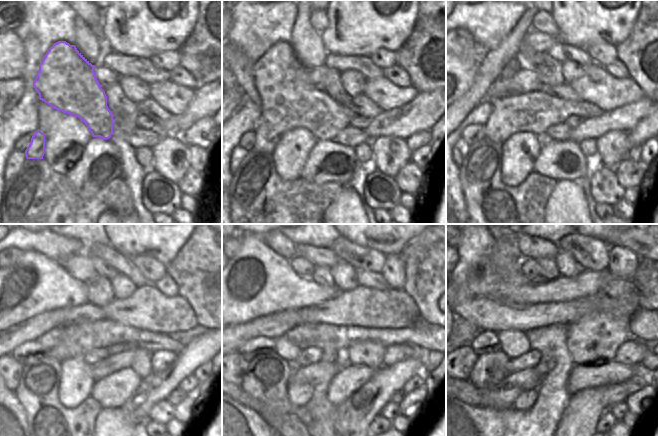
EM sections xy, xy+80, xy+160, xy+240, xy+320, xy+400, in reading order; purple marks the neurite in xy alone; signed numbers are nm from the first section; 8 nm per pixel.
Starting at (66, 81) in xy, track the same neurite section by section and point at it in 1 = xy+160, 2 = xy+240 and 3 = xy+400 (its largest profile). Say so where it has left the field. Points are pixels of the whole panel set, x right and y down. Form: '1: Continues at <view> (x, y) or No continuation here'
1: Continues at xy+160 (534, 112)
2: Continues at xy+240 (77, 339)
3: Continues at xy+400 (649, 362)

